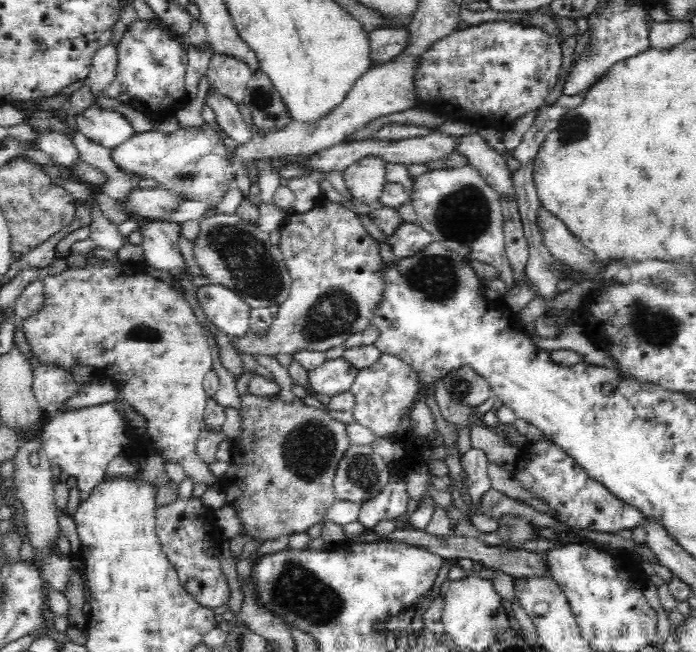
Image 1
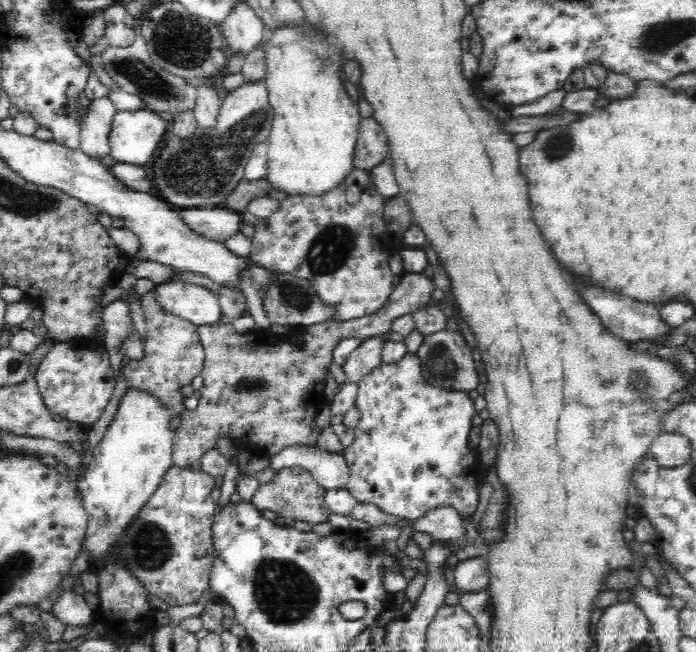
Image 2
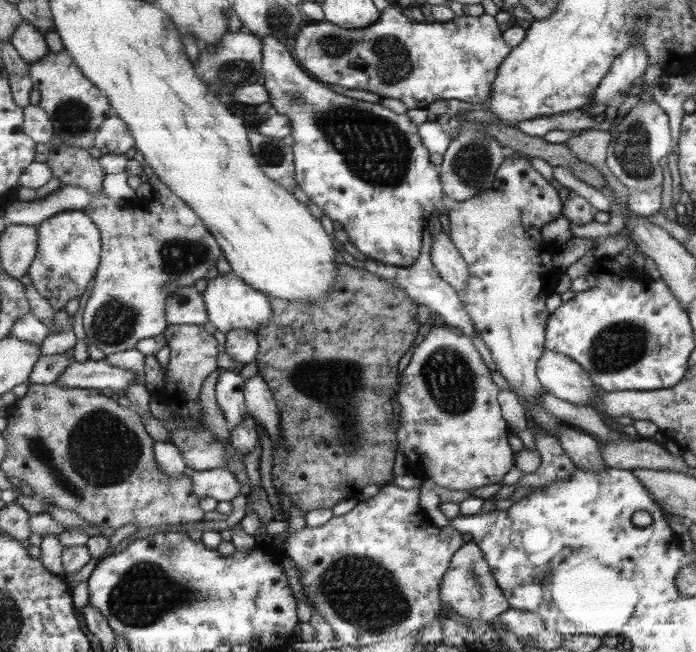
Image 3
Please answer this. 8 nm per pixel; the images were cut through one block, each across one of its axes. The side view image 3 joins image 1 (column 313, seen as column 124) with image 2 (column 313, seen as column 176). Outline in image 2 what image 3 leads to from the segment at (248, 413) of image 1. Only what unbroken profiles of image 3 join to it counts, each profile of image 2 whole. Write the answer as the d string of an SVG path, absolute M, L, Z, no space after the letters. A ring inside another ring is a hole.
M299 466L280 468L275 472L274 480L270 484L264 484L256 489L251 503L259 510L272 510L284 518L307 522L314 526L328 521L330 509L325 503L327 490L316 482L311 472L302 470Z

